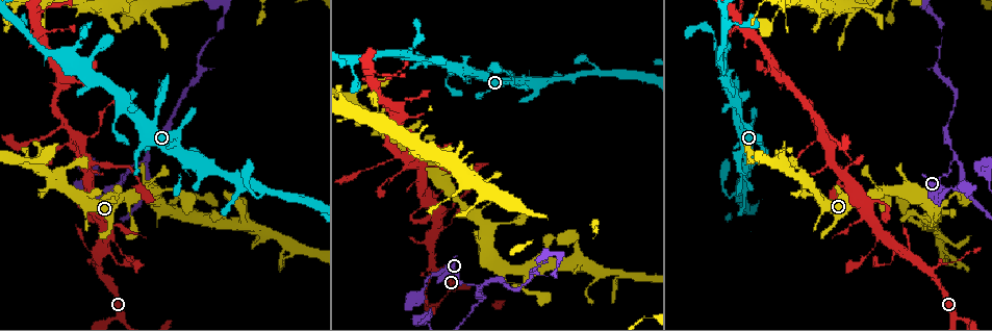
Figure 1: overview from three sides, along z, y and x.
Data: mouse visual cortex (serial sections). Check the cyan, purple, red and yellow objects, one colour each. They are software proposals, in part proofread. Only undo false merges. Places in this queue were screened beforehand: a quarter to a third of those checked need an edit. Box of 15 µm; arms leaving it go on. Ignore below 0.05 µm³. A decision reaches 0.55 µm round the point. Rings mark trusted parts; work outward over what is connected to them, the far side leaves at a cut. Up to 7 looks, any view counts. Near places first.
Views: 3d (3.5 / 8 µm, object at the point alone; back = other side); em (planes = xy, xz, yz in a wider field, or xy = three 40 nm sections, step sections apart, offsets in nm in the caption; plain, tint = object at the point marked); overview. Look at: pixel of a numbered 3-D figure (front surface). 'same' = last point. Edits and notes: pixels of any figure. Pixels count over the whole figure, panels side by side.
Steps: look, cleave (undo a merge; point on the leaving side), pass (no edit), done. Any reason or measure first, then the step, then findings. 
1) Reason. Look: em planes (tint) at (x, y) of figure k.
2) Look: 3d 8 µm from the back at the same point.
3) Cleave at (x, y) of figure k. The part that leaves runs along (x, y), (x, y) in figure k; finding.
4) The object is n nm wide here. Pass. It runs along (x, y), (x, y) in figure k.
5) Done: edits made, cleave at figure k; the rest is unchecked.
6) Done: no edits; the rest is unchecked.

Three-way junction. Look: 3d 3.5 µm at (597, 73) of figure 1.

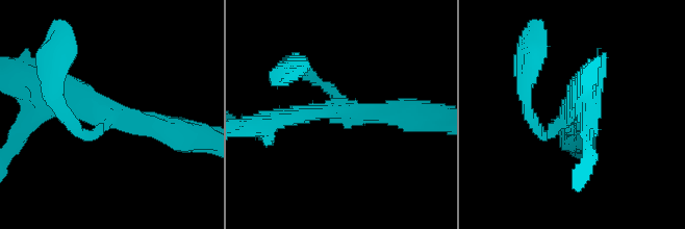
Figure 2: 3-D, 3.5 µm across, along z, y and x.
3 arms meet here; the arms are 150, 300, 300 nm wide. Look: em xy step 1 (plain) at (345, 108) of figure 2.

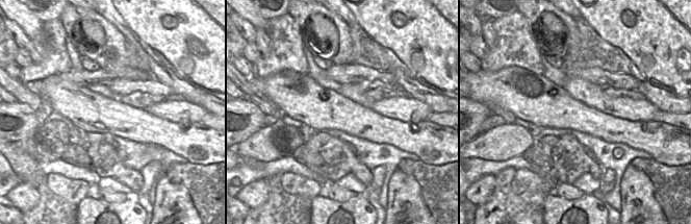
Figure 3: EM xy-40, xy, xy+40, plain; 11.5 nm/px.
Look: em xy step 1 (tint) at the same point.

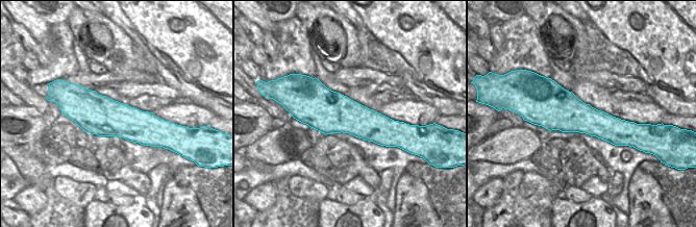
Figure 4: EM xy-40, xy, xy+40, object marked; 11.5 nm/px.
Pass. It runs along (47, 92), (178, 130) in figure 2; continuous, no second cell.

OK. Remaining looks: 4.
Look: 3d 3.5 µm at (460, 67) of figure 1.

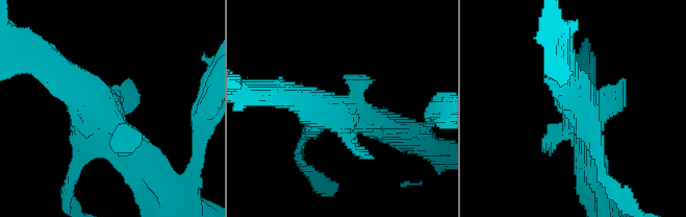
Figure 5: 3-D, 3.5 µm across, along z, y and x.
Need the tissue. Look: em xy step 5 (tint) at (113, 124) of figure 5.

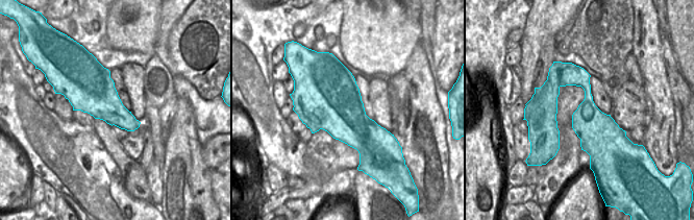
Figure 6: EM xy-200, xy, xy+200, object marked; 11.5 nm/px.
The object is 700 nm wide here. Pass. It runs along (156, 178), (115, 127), (60, 79) in figure 5; continuous, no second cell.

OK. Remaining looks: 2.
Three arms meet. Look: 3d 3.5 µm at (422, 168) of figure 1.

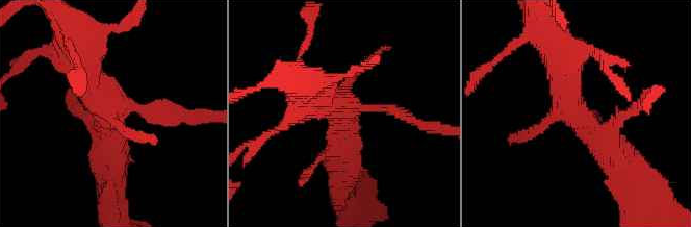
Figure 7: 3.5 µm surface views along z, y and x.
Shape alone is not enough. Look: em xy step 1 (tint) at (107, 106) of figure 7.

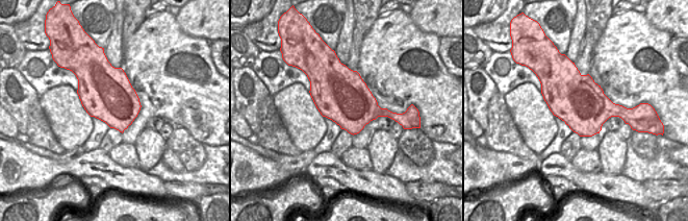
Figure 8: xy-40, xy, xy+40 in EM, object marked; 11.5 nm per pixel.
The object is 600 nm wide here. Pass. It runs along (619, 155), (569, 104), (553, 50) in figure 7; all the same cell.

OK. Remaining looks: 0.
Done: no edits; the rest is unchecked.

